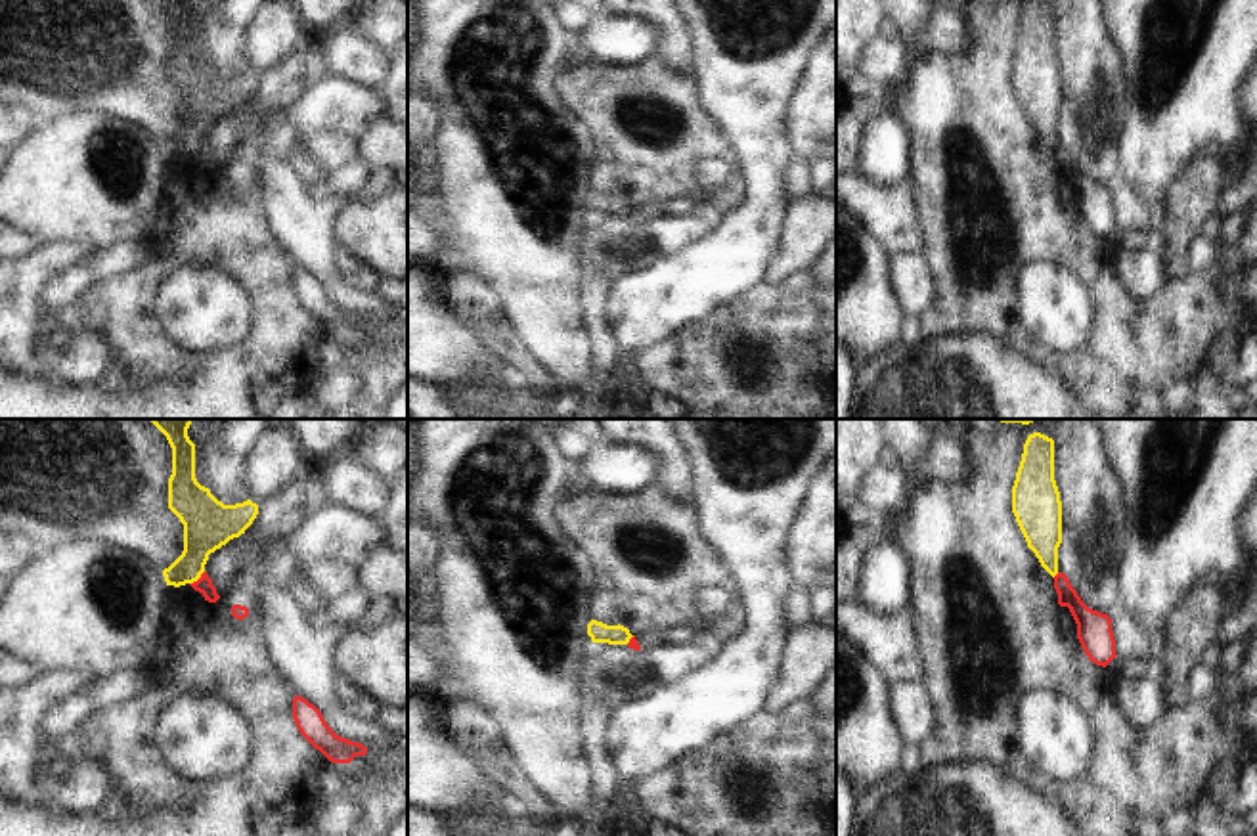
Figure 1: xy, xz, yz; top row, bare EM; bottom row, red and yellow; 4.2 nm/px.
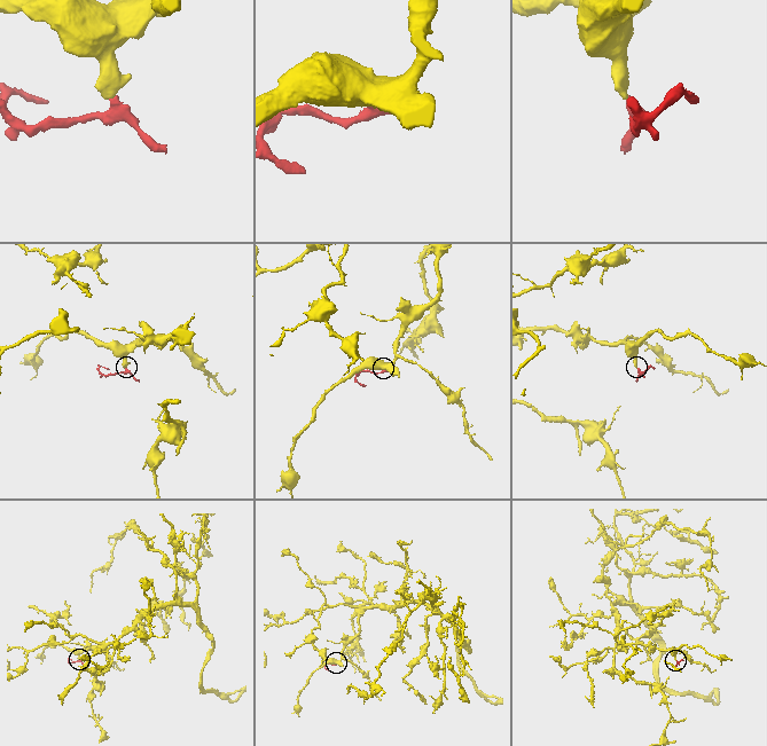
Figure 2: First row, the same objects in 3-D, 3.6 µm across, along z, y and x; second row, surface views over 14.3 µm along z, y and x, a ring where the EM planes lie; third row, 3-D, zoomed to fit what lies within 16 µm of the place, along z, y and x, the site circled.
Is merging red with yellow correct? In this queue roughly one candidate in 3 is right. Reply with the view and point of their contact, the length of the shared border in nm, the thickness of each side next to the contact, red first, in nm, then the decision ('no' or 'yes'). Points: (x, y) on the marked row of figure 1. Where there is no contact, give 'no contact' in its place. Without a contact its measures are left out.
meets red in xy at (199, 578); contact 90 nm long; 70 nm thick on the red side, 200 nm on the other; no

